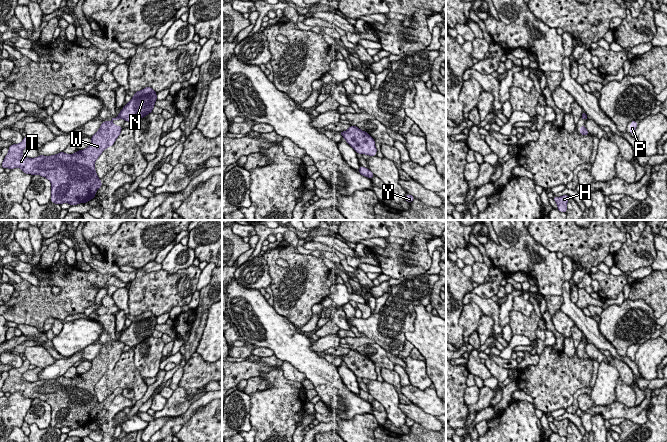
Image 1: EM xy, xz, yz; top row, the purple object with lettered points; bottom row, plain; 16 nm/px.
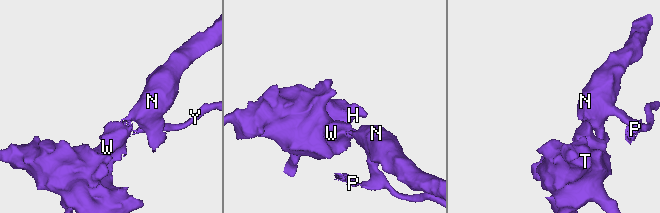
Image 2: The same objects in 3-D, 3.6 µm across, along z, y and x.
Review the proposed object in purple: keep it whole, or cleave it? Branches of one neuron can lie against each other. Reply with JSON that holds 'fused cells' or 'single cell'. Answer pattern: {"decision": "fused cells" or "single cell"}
{"decision": "fused cells"}

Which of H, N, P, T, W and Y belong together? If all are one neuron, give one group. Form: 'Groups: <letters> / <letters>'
Groups: H T W / N P Y

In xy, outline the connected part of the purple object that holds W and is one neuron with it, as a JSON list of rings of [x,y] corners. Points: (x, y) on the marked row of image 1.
[[[117,116],[110,122],[104,121],[91,137],[91,144],[74,154],[60,152],[51,156],[27,158],[22,151],[29,146],[30,138],[25,136],[21,143],[9,146],[1,167],[21,168],[25,174],[38,174],[47,178],[51,182],[52,203],[61,205],[66,202],[74,206],[89,202],[102,186],[95,170],[95,161],[120,135],[122,126],[112,122],[120,119]]]

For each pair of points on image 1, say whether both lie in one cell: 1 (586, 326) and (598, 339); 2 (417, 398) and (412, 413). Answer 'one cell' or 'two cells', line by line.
1: one cell
2: two cells

